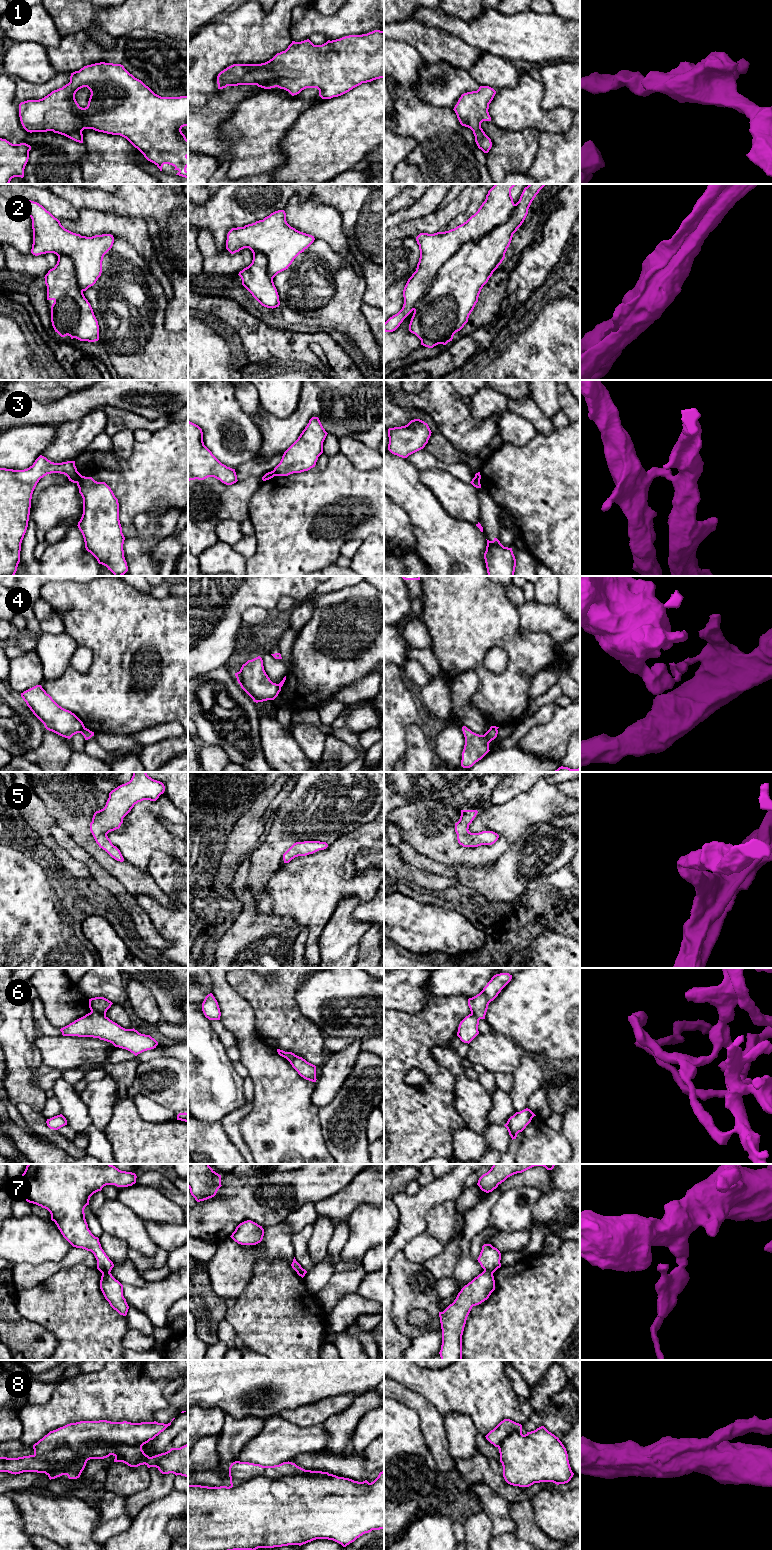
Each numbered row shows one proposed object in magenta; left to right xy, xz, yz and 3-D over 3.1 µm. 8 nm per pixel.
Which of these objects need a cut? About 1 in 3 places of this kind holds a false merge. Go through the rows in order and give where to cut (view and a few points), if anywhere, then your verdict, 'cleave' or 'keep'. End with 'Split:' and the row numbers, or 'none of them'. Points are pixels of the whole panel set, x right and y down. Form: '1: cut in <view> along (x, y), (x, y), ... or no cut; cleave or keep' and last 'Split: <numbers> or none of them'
1: no cut; keep
2: cut in yz along (515, 204), (503, 223), (461, 246), (440, 268), (413, 309); cleave
3: cut in xy along (81, 475), (76, 482); cleave
4: cut in xy along (84, 727), (80, 732); cleave
5: no cut; keep
6: cut in xy along (91, 1010), (105, 1016); cleave
7: cut in yz along (484, 1269), (492, 1273); cleave
8: cut in xy along (142, 1444), (95, 1445), (82, 1454), (58, 1447), (34, 1455); cleave
Split: 2, 3, 4, 6, 7, 8

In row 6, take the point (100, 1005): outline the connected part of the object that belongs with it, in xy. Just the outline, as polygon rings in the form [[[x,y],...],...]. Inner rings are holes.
[[[95,997],[89,999],[89,1008],[91,1011],[95,1011],[101,1015],[106,1016],[107,1010],[113,1003],[104,997]]]

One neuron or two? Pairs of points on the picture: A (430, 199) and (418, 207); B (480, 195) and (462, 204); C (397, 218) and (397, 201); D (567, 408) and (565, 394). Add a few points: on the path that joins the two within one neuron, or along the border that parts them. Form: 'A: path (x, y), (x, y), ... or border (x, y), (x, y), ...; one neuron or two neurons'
A: path (427, 202), (421, 207); one neuron
B: border (472, 194), (468, 207), (455, 217); two neurons
C: border (418, 200), (394, 213); two neurons
D: path (567, 405), (566, 397); one neuron

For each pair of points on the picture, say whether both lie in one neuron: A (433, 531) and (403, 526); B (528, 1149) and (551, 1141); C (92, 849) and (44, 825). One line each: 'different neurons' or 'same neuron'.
A: different neurons
B: same neuron
C: different neurons

